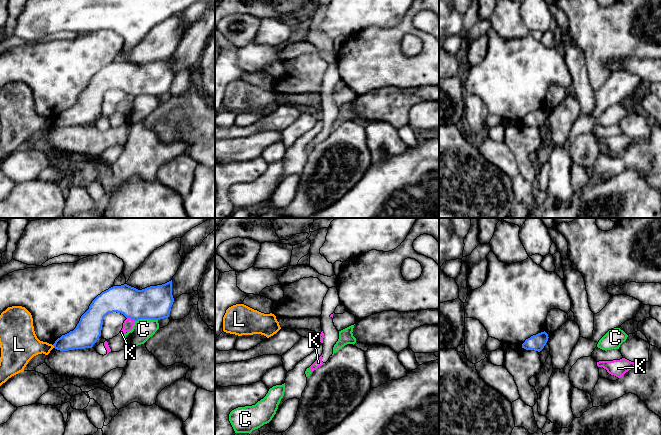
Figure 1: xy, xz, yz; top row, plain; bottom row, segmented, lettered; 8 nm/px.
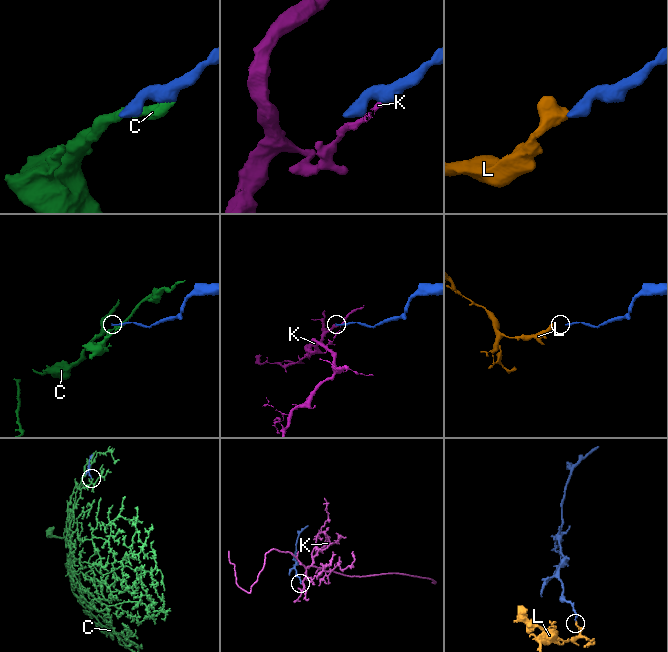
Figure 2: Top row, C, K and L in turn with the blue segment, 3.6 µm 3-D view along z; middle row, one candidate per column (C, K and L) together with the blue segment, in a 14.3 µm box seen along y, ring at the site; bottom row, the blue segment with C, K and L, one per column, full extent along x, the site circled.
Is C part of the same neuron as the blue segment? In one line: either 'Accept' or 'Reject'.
Reject

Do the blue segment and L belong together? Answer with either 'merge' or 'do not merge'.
do not merge

